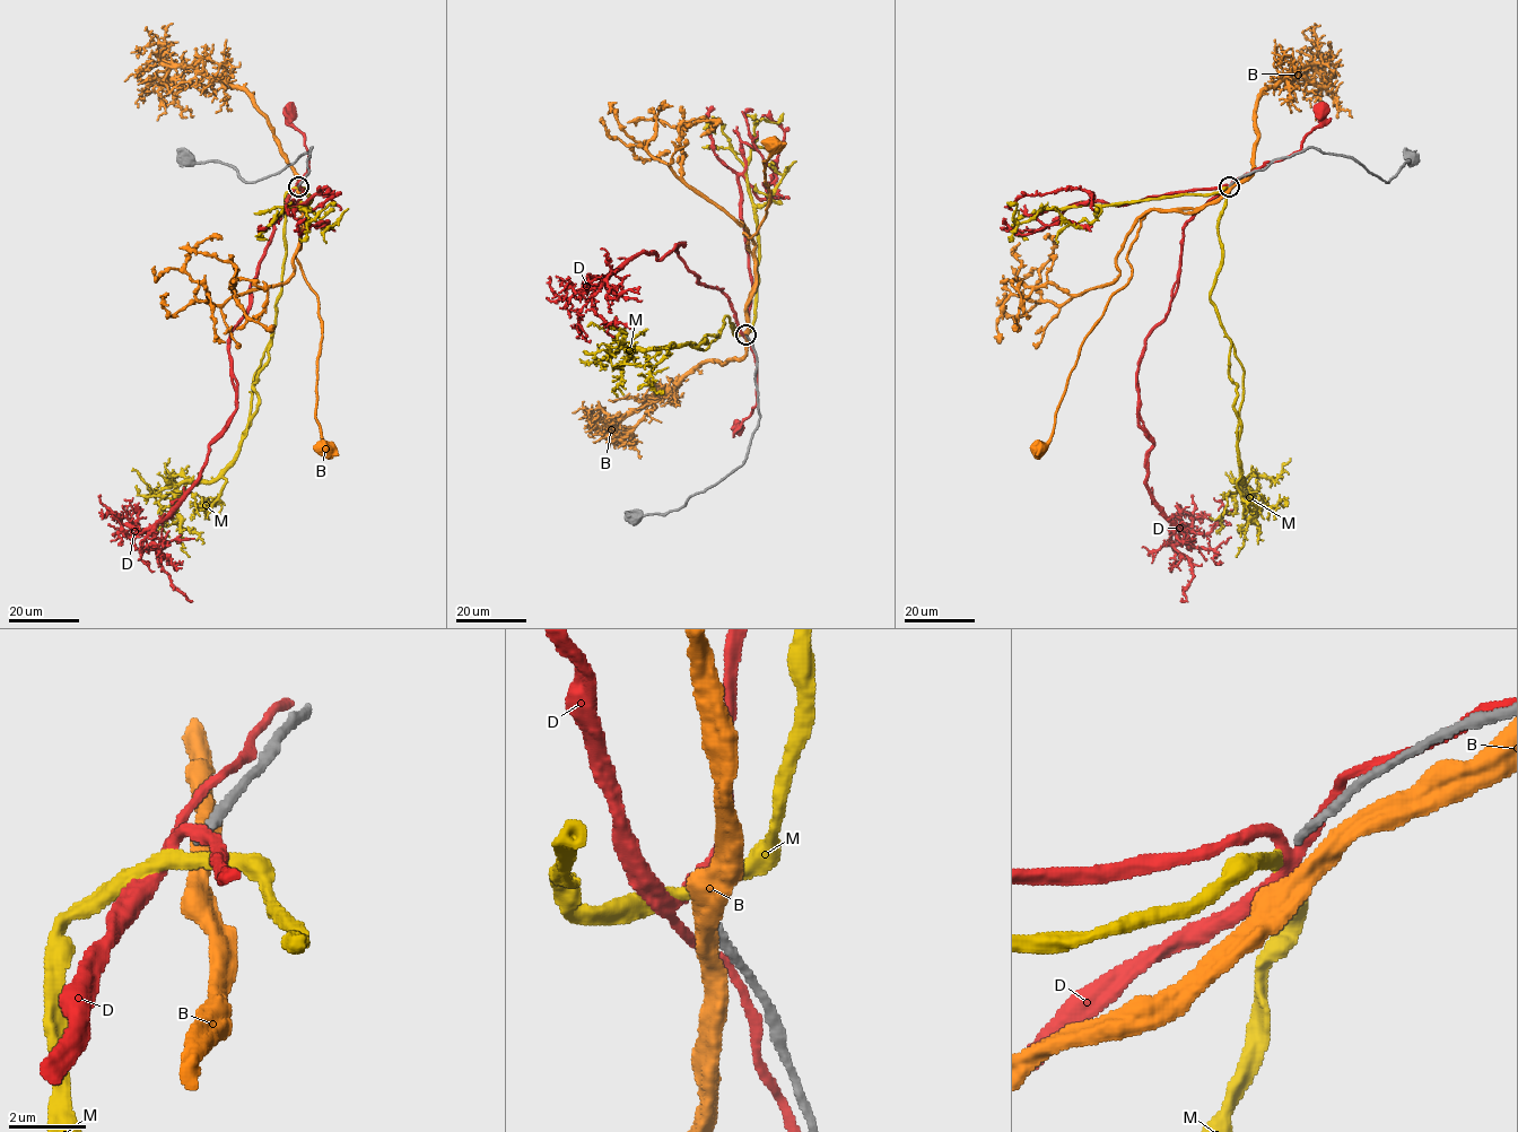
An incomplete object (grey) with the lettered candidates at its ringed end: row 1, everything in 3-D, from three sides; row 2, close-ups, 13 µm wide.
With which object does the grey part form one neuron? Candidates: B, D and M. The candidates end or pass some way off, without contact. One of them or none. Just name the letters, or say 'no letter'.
M

